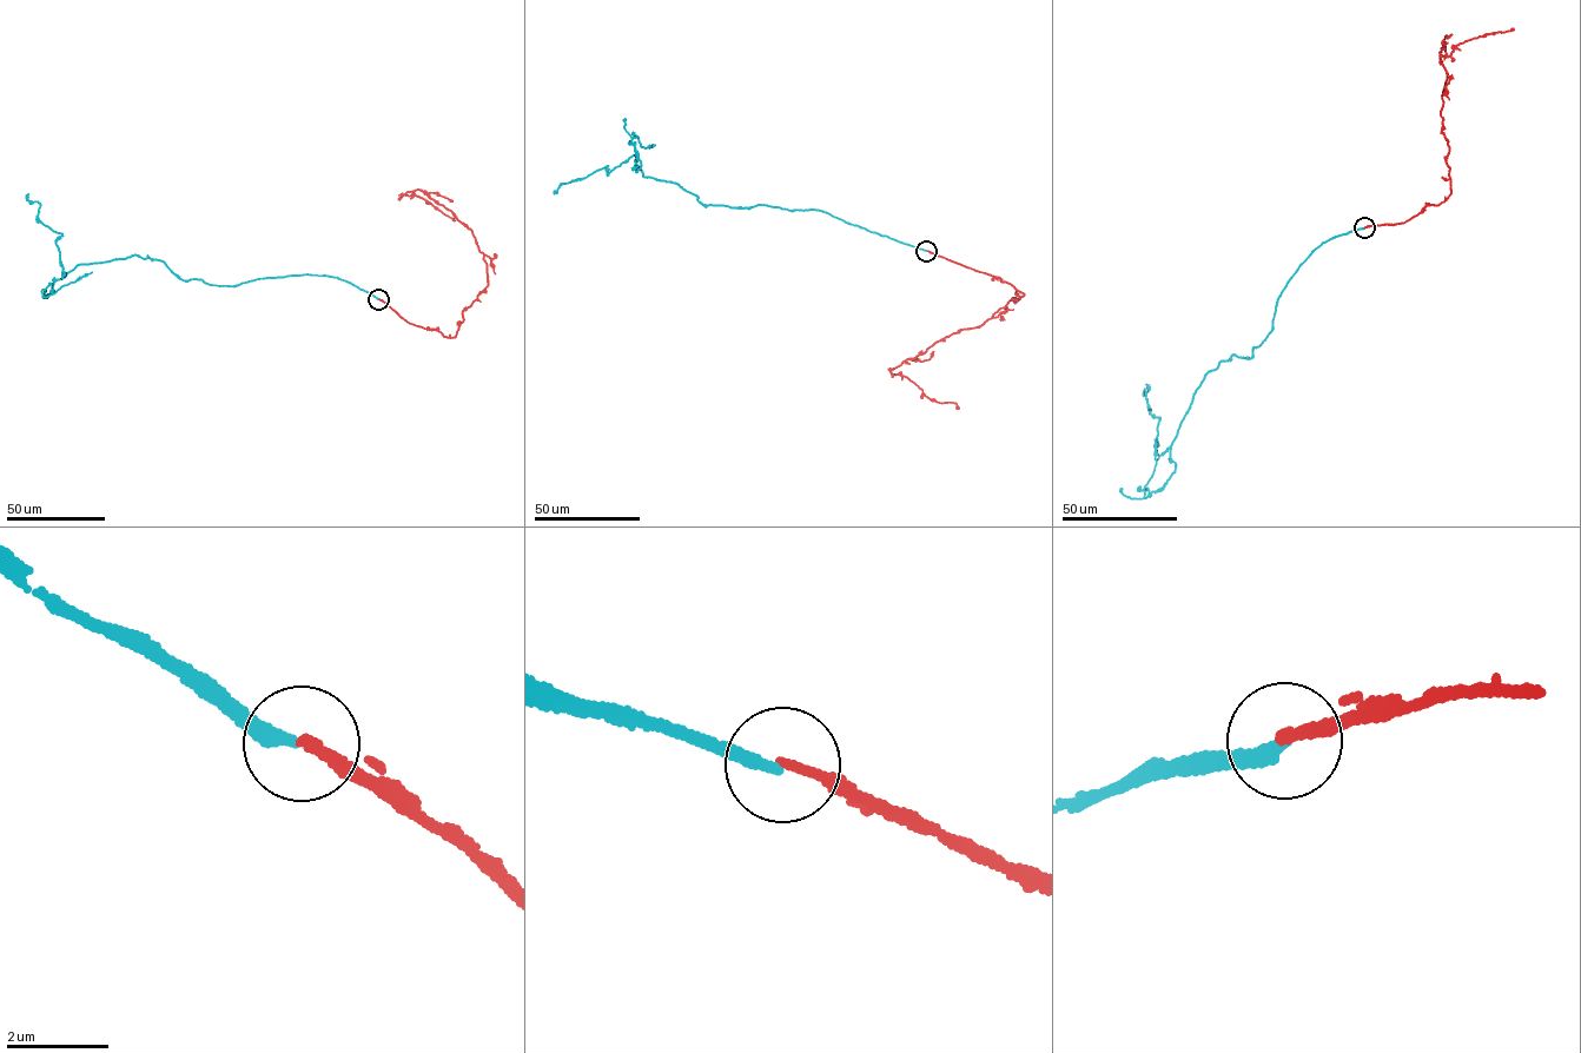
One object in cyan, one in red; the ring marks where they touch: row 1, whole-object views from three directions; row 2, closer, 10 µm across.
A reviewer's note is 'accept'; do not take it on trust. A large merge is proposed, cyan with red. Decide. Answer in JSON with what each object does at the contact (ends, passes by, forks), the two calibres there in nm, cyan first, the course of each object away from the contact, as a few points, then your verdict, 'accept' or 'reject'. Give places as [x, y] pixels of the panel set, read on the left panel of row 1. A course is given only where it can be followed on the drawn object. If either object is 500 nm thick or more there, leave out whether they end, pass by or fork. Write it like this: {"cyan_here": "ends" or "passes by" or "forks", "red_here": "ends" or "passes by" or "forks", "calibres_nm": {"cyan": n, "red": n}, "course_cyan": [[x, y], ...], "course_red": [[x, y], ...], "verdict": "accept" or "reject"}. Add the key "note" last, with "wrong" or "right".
{"cyan_here": "ends", "red_here": "ends", "calibres_nm": {"cyan": 260, "red": 200}, "course_cyan": [[378, 299], [323, 275], [186, 280], [133, 255], [63, 275], [61, 233], [28, 194]], "course_red": [[379, 299], [409, 323], [456, 336], [488, 284], [483, 253], [451, 211], [418, 190], [402, 194], [455, 220]], "verdict": "reject", "note": "wrong"}

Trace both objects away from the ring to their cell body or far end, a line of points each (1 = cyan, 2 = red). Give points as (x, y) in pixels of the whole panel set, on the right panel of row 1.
1: (1364, 227), (1301, 264), (1264, 340), (1205, 373), (1159, 455), (1145, 384)
2: (1364, 227), (1403, 223), (1450, 192), (1441, 113), (1447, 73), (1441, 44), (1448, 55), (1460, 44), (1514, 30)

